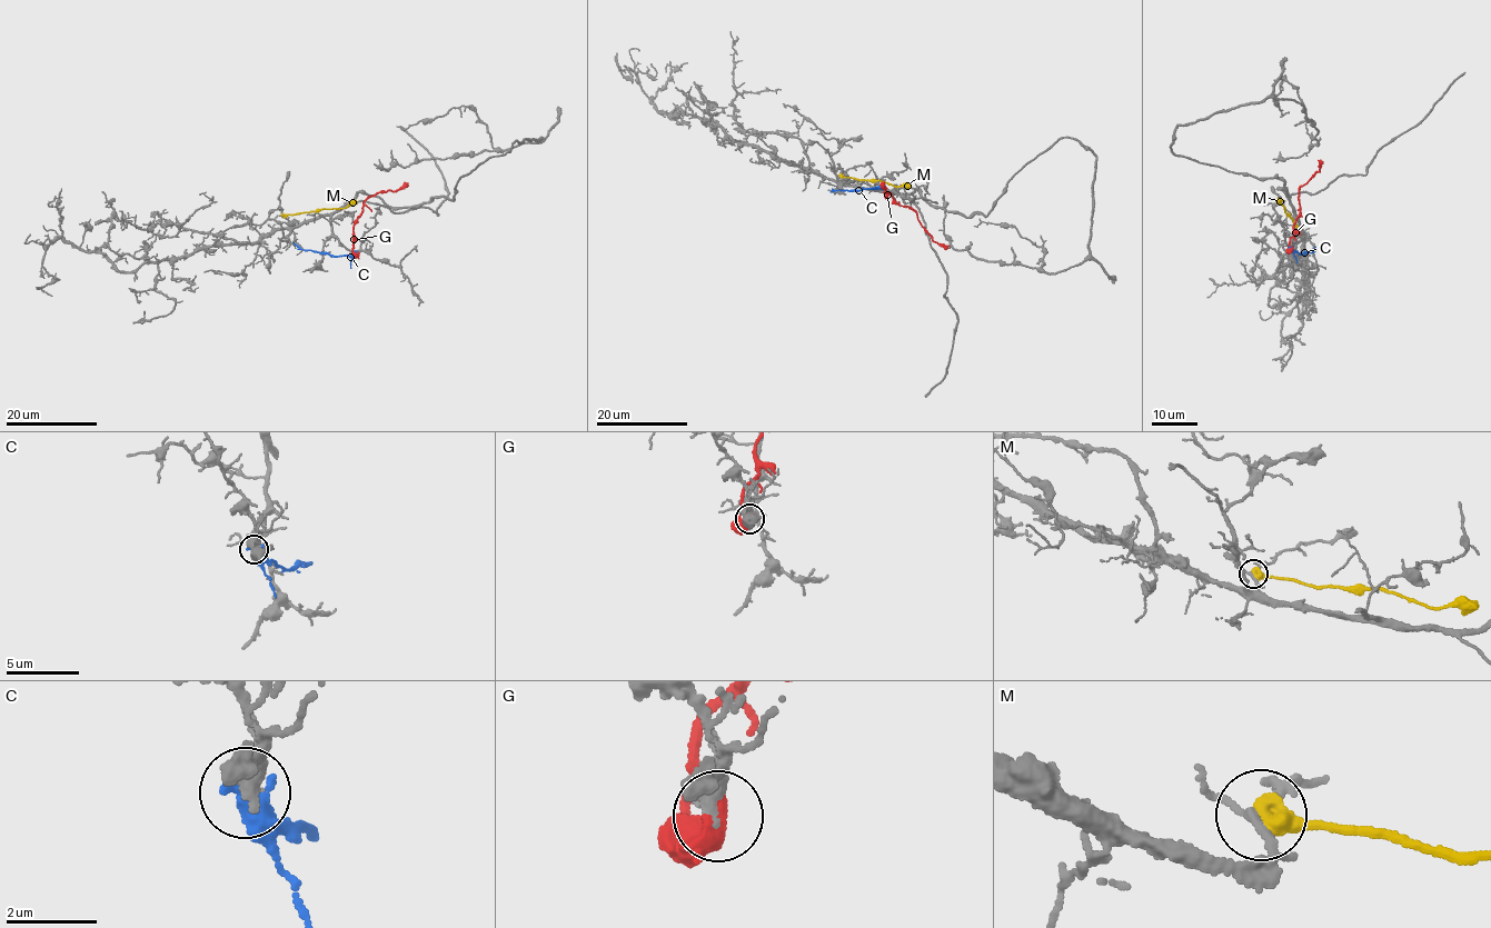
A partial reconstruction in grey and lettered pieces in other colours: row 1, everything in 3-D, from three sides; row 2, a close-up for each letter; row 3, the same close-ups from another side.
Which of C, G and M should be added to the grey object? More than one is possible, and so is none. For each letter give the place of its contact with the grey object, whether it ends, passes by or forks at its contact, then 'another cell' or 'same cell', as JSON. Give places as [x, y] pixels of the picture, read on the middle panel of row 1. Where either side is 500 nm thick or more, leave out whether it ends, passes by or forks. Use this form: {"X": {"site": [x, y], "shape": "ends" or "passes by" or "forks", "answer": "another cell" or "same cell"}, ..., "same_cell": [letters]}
{"C": {"site": [882, 187], "answer": "another cell"}, "G": {"site": [884, 189], "answer": "same cell"}, "M": {"site": [840, 176], "answer": "another cell"}, "same_cell": ["G"]}

